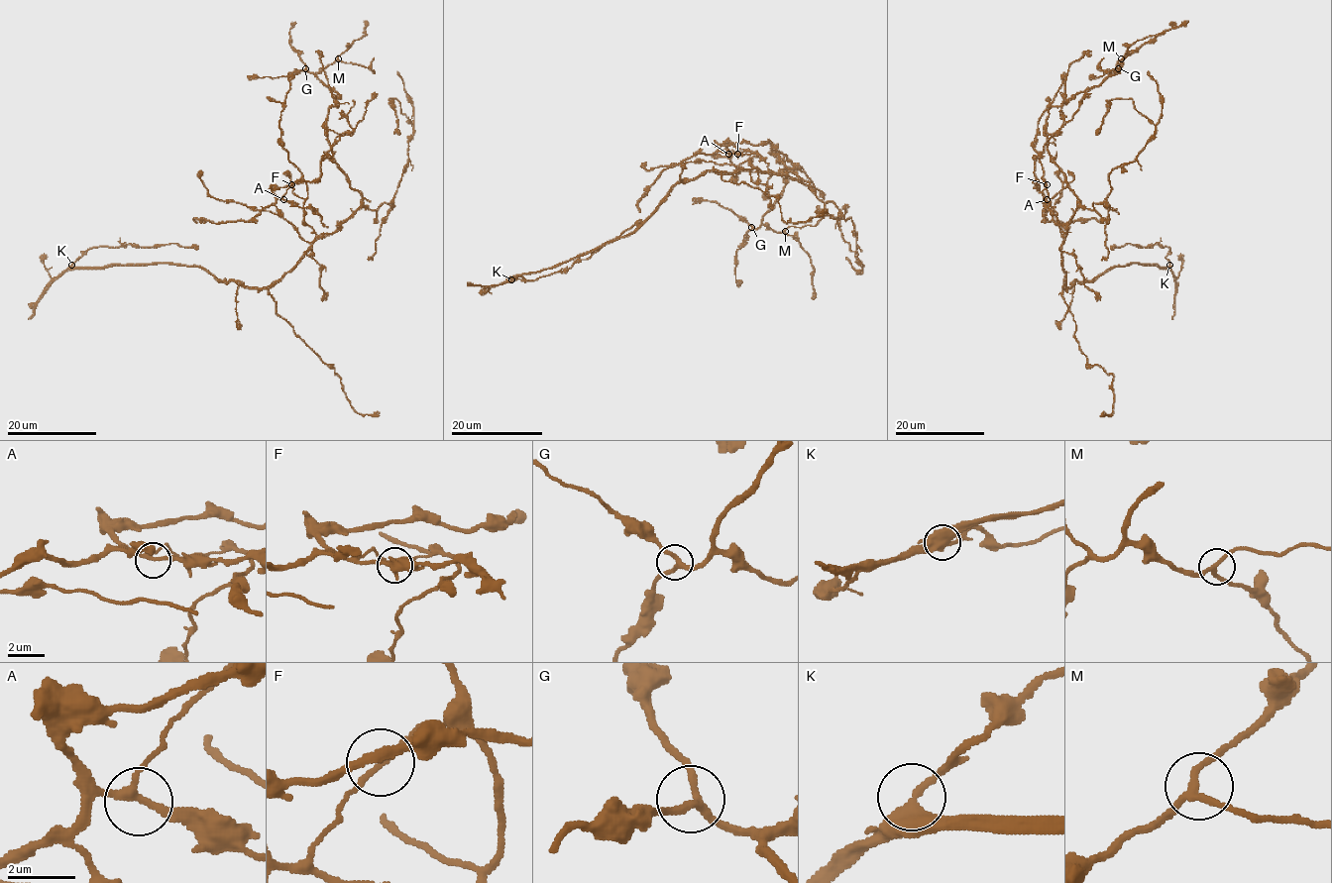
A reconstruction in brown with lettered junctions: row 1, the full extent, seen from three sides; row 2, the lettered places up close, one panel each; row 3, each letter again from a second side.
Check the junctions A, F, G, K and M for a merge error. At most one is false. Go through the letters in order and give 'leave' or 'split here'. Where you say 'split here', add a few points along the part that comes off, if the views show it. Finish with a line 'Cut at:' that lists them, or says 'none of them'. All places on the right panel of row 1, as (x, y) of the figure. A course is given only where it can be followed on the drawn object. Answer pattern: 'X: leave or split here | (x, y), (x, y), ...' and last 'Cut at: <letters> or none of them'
A: leave
F: split here | (1047, 185), (1046, 198), (1035, 182), (1034, 163), (1044, 144), (1091, 93)
G: leave
K: leave
M: leave
Cut at: F

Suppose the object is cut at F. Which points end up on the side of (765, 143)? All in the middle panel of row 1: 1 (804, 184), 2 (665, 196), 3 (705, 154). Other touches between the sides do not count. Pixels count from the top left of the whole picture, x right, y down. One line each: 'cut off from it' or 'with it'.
1: cut off from it
2: cut off from it
3: with it

